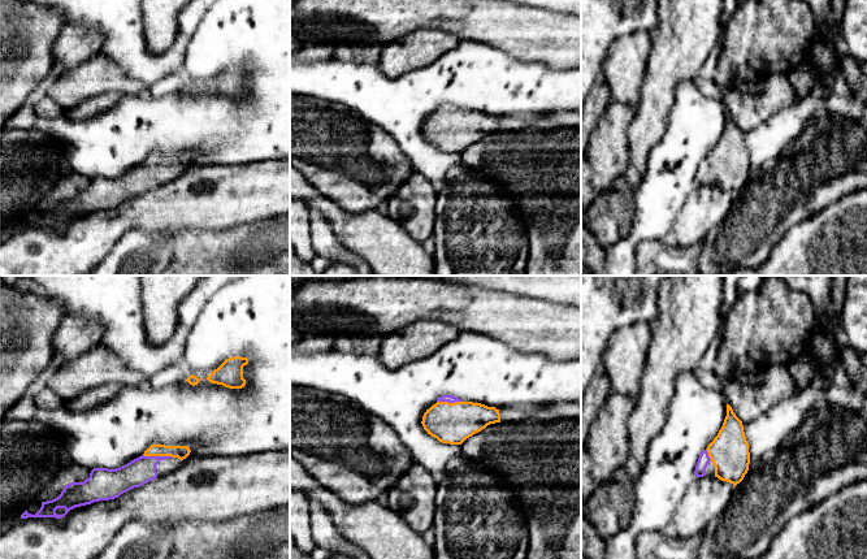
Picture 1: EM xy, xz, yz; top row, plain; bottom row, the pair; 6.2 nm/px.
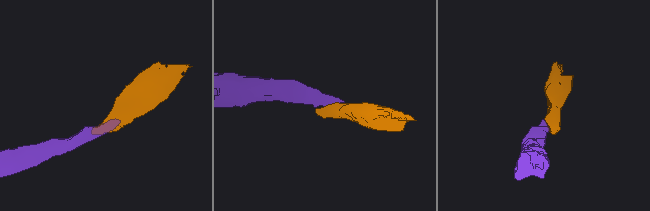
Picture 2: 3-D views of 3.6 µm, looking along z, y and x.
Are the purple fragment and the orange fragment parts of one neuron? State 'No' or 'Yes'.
Yes

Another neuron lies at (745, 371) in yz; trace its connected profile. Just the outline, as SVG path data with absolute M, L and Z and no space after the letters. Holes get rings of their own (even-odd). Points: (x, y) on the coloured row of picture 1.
M749 355L740 358L733 369L721 378L723 386L731 381L737 381L745 385L758 385L763 381L762 372Z

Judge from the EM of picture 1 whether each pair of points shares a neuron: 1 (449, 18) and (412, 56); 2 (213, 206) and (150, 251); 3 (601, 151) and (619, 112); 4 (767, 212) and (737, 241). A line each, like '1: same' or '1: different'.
1: different
2: different
3: same
4: same

